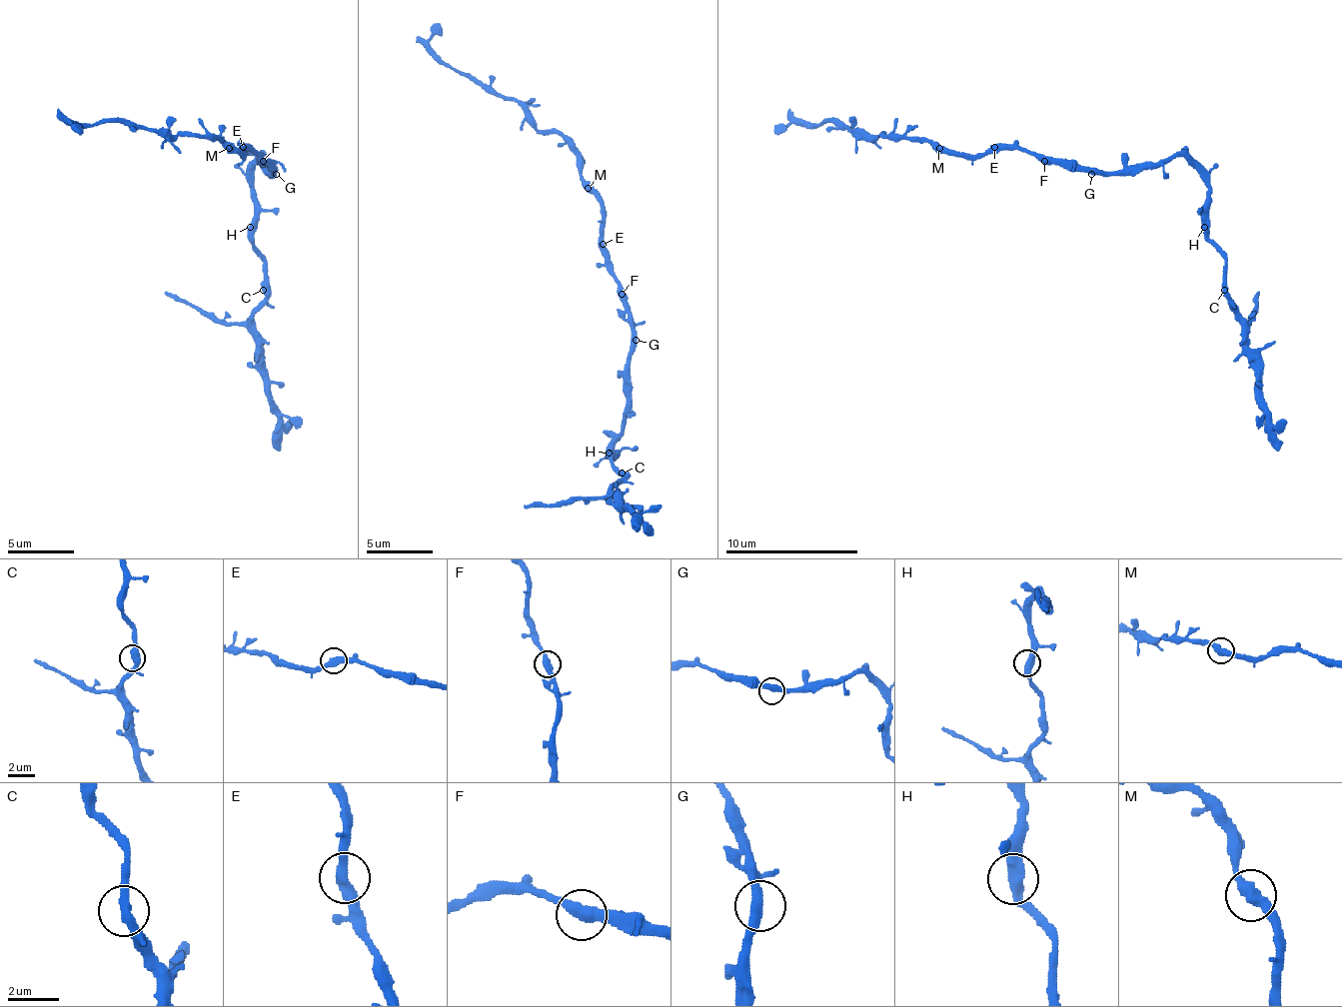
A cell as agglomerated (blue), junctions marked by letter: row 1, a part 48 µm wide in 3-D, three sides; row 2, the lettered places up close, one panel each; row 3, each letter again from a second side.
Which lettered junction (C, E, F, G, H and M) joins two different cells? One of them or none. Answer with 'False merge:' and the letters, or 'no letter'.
False merge: no letter

